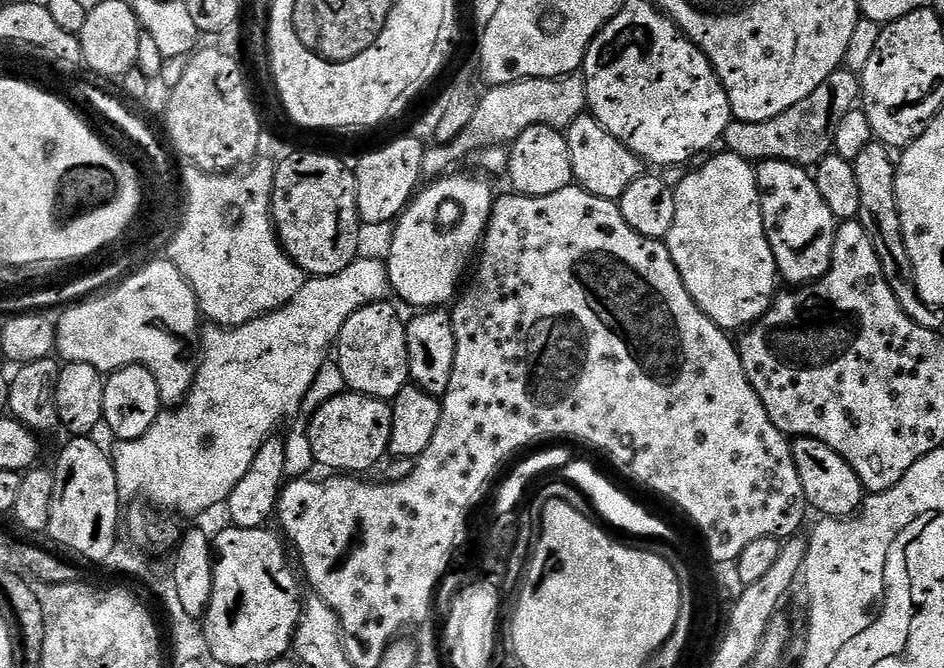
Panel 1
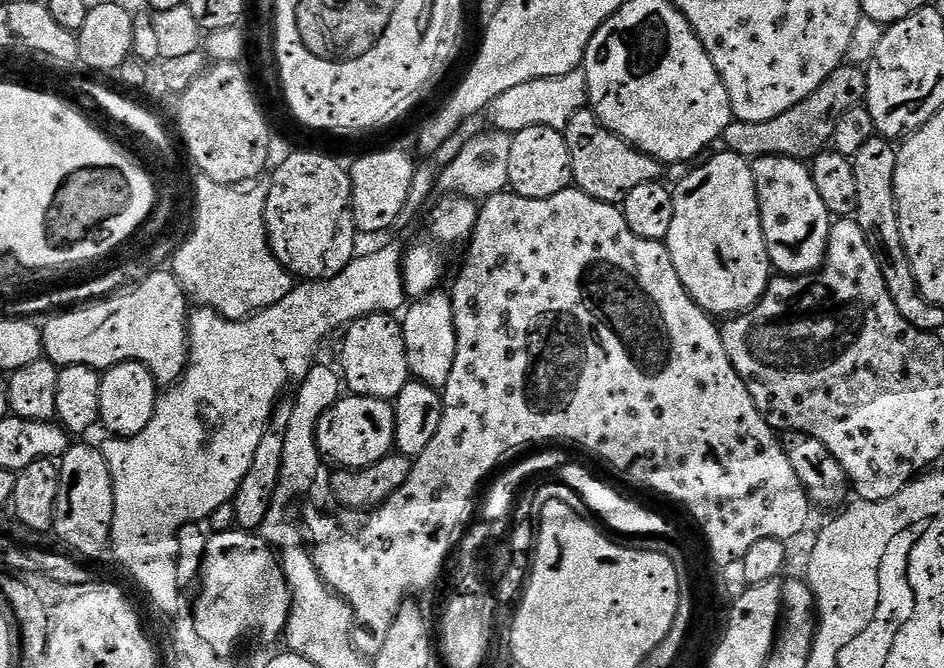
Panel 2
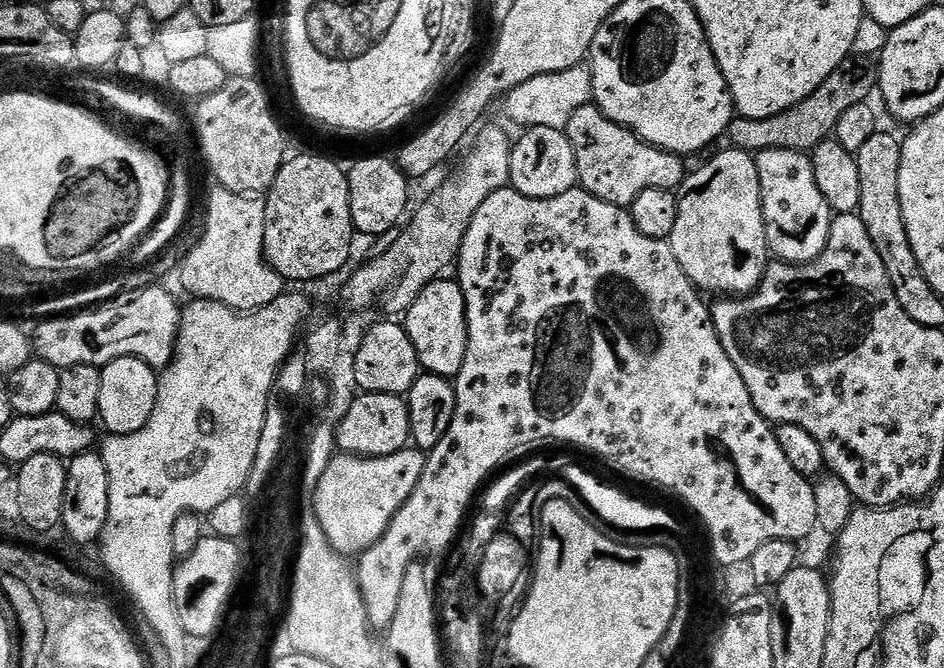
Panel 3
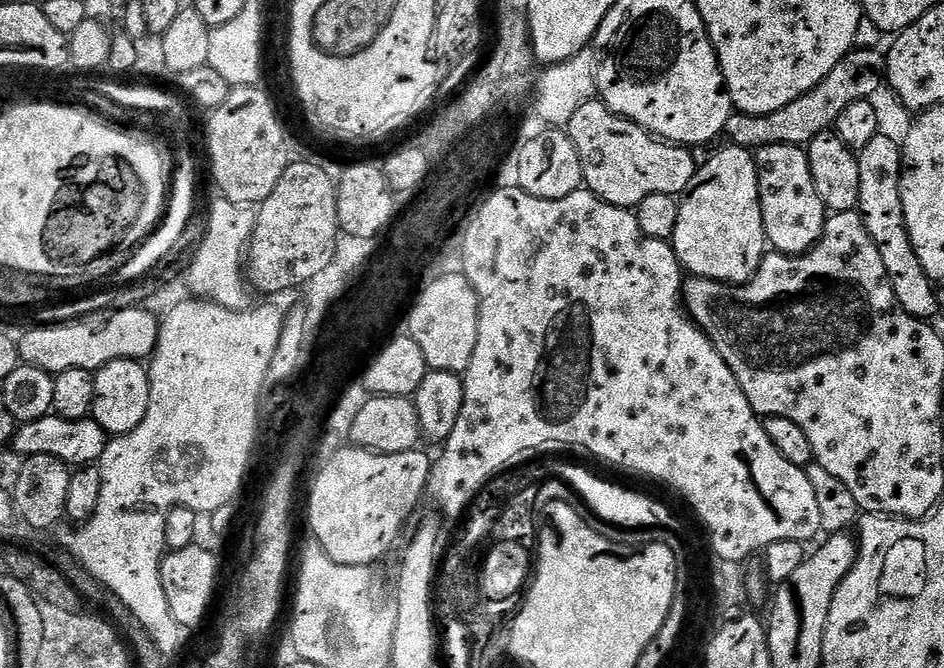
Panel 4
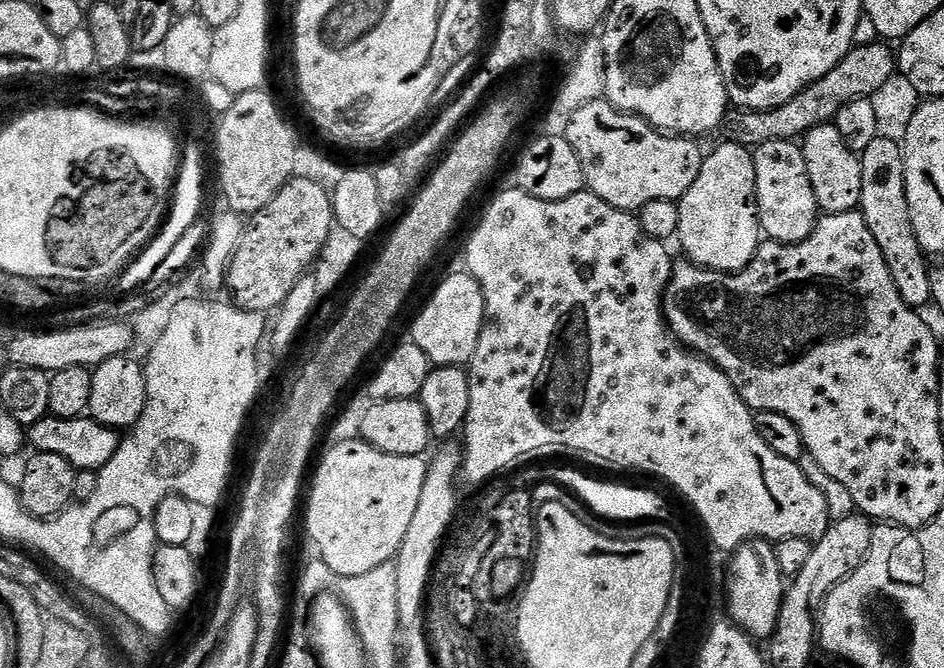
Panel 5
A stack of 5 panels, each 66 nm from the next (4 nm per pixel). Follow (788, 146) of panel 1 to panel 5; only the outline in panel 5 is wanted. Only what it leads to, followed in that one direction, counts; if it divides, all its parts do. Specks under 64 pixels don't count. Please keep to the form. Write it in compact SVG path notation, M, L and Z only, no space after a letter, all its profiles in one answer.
M884 42L870 46L853 46L846 54L846 58L842 58L842 62L838 62L838 66L830 70L830 74L806 86L806 90L794 94L794 98L790 98L782 106L765 112L755 112L749 108L729 110L724 115L722 132L728 135L725 137L731 143L742 144L749 150L755 150L762 142L796 140L803 138L810 130L814 130L814 126L833 123L838 110L842 110L846 102L869 99L875 92L882 90L882 85L890 82L892 76L897 75L897 53L893 49L891 52L887 47L891 48Z

